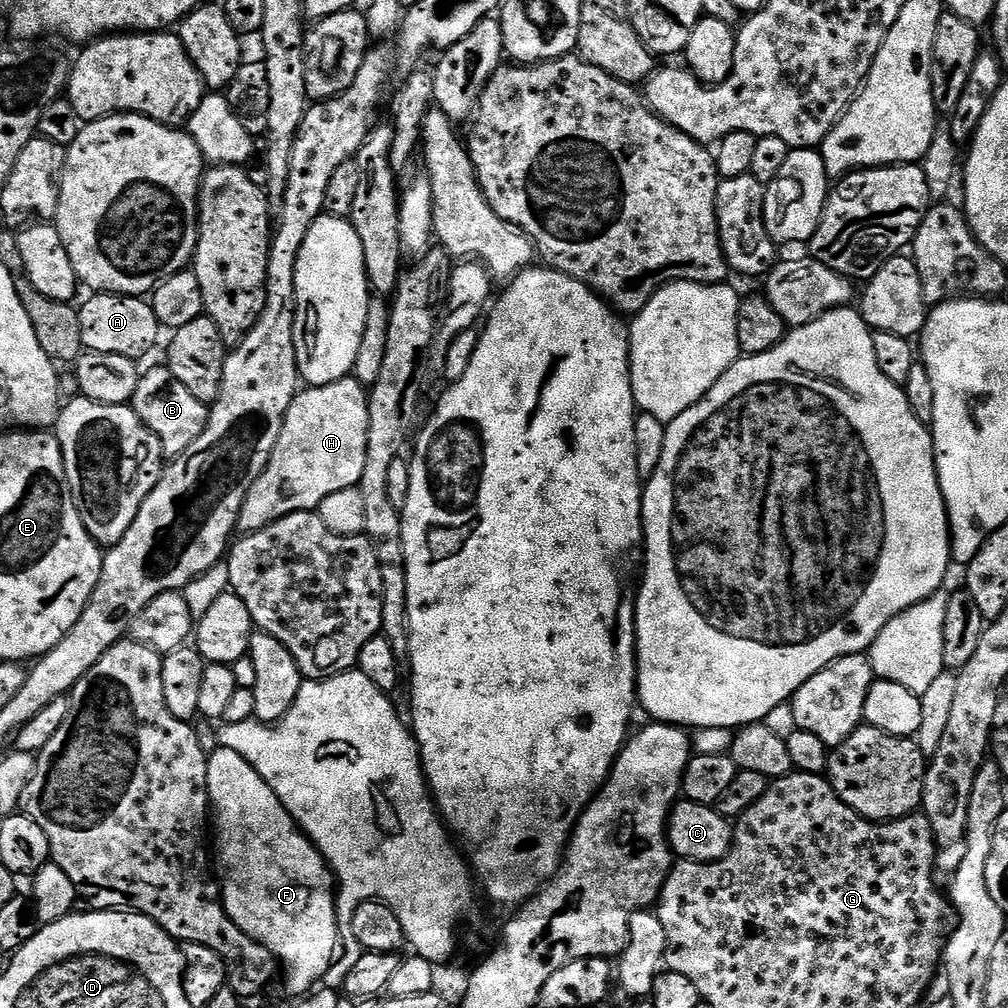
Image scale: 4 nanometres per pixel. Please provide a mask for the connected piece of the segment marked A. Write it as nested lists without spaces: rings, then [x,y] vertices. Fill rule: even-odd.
[[[92,294],[84,305],[79,305],[80,343],[87,351],[98,354],[120,354],[122,358],[140,362],[156,344],[162,325],[152,310],[151,303],[139,296]]]

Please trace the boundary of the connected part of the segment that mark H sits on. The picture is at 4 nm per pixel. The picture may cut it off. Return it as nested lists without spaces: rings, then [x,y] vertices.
[[[353,375],[343,376],[338,382],[317,384],[297,391],[296,397],[292,399],[292,404],[288,407],[284,425],[278,434],[278,442],[270,454],[268,465],[264,467],[262,474],[254,482],[254,486],[250,486],[250,490],[242,502],[242,508],[236,519],[236,527],[241,533],[247,534],[249,532],[257,532],[295,512],[317,511],[322,502],[322,498],[330,498],[330,494],[338,494],[338,490],[346,490],[347,488],[354,488],[359,485],[360,479],[362,478],[362,470],[366,470],[366,446],[368,445],[368,398],[369,393],[366,391],[365,385],[358,383]]]

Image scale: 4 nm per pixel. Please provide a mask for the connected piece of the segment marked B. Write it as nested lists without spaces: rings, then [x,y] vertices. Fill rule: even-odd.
[[[167,366],[152,368],[141,375],[130,407],[136,411],[140,421],[160,439],[160,446],[168,458],[179,456],[196,441],[198,434],[202,434],[202,430],[208,425],[210,411],[209,405],[194,398],[194,394],[190,394],[190,390],[186,390],[186,386],[182,386],[182,382],[174,378]]]

